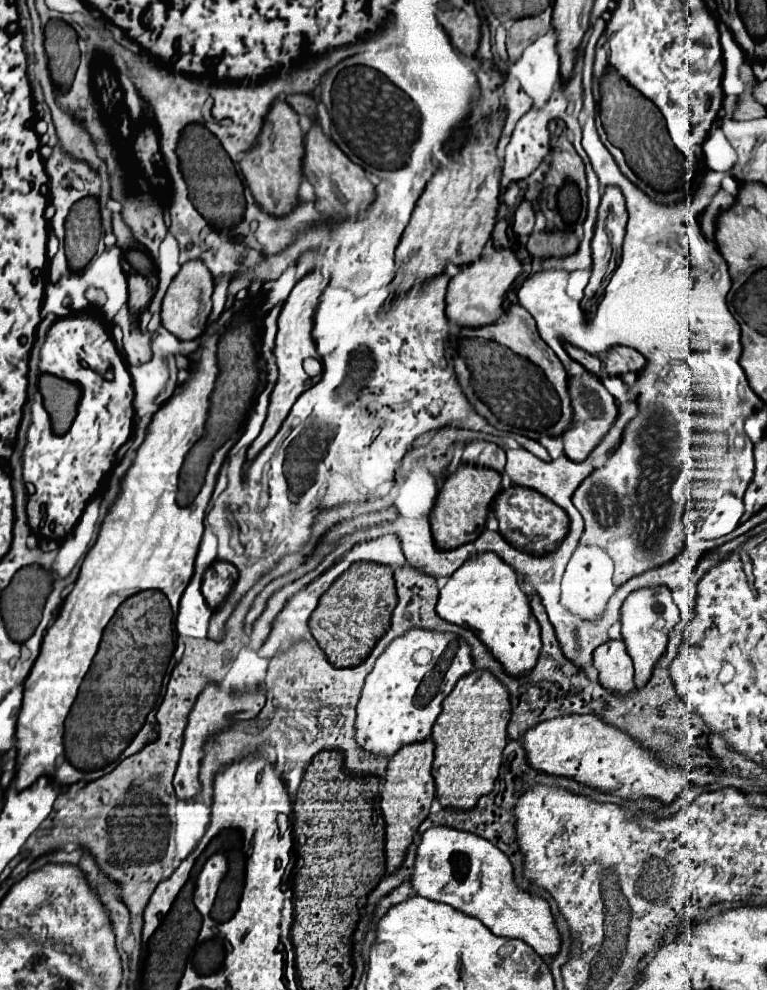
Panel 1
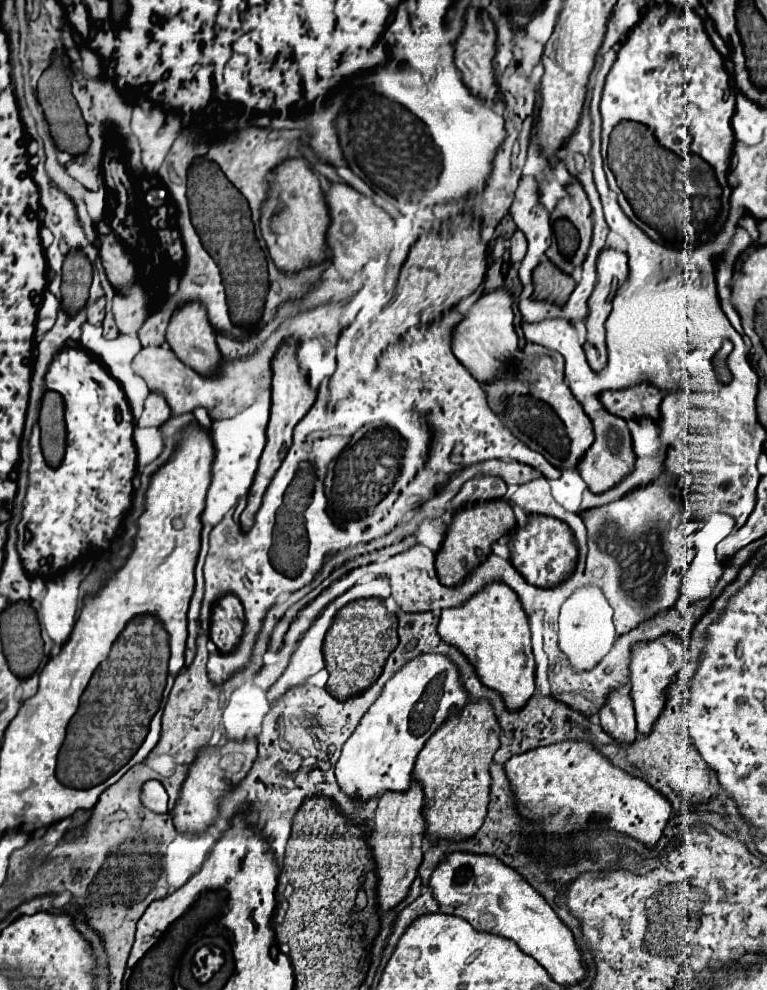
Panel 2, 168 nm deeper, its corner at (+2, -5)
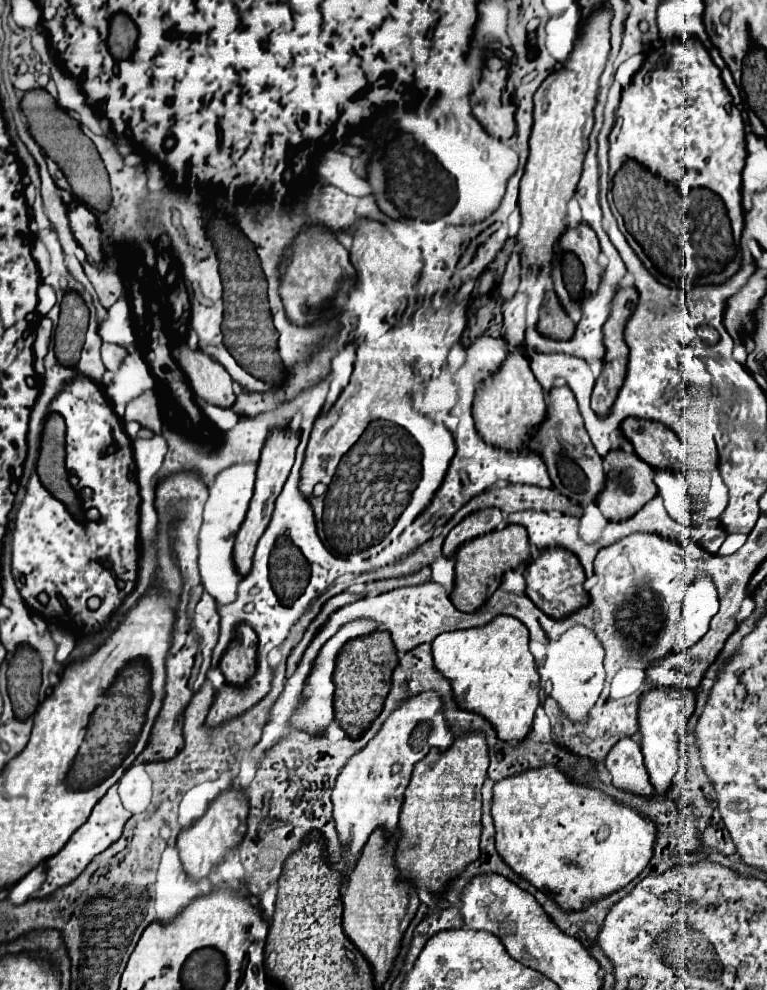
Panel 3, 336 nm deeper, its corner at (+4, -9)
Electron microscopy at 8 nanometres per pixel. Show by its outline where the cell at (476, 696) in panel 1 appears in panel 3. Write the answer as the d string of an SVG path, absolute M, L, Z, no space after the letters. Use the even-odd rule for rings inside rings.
M465 732L457 736L447 750L433 748L421 762L415 764L399 818L401 838L397 846L397 866L401 874L411 878L417 886L425 886L429 892L437 894L443 890L447 880L455 878L469 862L473 862L479 856L481 786L483 780L487 778L487 768L489 768L489 748L483 732Z

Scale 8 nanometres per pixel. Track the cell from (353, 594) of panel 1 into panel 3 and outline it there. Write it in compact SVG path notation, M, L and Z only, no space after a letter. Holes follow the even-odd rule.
M377 630L373 634L357 636L345 642L337 656L333 684L335 684L335 722L349 732L349 736L359 736L373 716L381 712L381 702L389 692L389 680L393 668L397 666L397 650L393 646L391 634L387 630Z

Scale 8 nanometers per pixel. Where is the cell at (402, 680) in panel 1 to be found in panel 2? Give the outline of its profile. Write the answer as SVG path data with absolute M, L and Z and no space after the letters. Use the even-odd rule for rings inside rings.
M423 654L407 662L383 688L377 702L363 716L357 730L345 742L343 752L335 764L335 778L341 790L355 800L367 802L371 798L379 798L385 792L405 792L411 788L411 770L417 754L425 746L425 742L441 728L441 724L451 716L449 708L463 708L467 704L467 692L463 692L463 684L459 680L459 672L455 664L443 654Z

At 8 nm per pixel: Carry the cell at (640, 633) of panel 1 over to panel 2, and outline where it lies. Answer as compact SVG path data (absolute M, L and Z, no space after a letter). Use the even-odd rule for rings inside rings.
M663 636L655 642L647 644L635 644L631 654L631 698L637 718L637 732L647 736L651 732L651 724L661 716L665 702L667 702L667 688L679 678L681 666L683 666L683 644L677 636Z

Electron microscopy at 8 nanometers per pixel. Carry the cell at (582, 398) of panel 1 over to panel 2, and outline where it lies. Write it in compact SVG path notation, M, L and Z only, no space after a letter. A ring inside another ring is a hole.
M605 412L603 416L593 418L591 422L593 422L593 428L595 428L595 444L587 450L587 454L579 462L577 470L579 470L581 478L587 482L587 488L593 494L603 494L635 470L635 452L633 452L631 432L629 432L625 420Z

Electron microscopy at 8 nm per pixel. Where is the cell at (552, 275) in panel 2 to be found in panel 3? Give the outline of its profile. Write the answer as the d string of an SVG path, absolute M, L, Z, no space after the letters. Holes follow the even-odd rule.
M547 290L539 308L537 330L541 330L541 334L545 336L563 340L567 336L573 336L573 328L575 328L575 322L563 310L557 294L553 290Z

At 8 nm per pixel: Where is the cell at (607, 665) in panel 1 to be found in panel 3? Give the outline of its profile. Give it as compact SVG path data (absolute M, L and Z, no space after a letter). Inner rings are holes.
M623 736L607 754L605 768L613 776L613 784L621 790L629 792L653 792L653 786L649 782L649 774L643 766L643 756L639 744Z

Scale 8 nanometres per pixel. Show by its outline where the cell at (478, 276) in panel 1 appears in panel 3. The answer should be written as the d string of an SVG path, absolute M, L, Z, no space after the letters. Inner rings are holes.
M509 350L503 364L481 380L473 400L473 418L483 440L509 450L527 448L533 428L545 418L545 406L543 388L537 384L529 360L519 350Z

